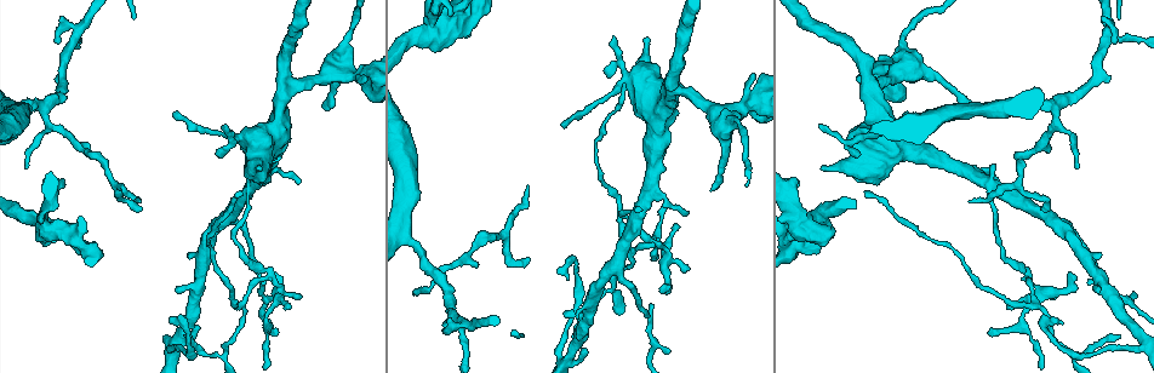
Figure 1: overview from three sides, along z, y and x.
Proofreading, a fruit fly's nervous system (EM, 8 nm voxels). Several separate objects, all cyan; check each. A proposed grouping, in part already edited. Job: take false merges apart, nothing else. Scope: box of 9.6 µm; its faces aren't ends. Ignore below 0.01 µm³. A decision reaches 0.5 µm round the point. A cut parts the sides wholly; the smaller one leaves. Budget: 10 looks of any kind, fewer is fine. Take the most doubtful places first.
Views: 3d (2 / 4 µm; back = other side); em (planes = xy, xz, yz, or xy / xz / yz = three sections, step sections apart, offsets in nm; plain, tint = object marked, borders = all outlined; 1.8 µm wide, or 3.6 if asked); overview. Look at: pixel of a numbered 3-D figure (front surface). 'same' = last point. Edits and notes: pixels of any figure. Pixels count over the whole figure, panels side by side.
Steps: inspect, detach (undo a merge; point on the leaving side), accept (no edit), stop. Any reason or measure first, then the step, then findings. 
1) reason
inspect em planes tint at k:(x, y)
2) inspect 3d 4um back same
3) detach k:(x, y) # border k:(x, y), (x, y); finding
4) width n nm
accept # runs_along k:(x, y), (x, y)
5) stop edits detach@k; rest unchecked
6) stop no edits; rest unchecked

looks like a crossing
inspect em planes tint at 1:(45, 228)

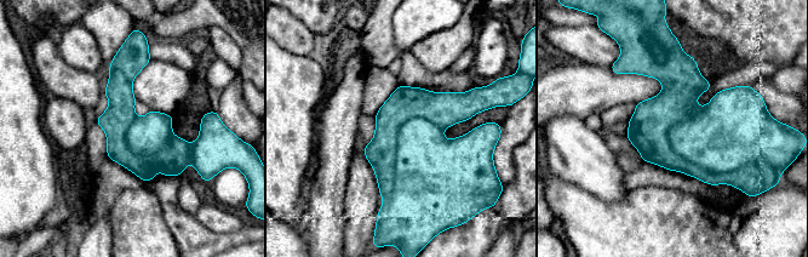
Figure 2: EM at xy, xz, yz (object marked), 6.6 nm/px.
detach 2:(666, 158) # a second neuron is stuck on

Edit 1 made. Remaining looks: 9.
three-way junction
inspect em xy step 8 tint at 1:(678, 89)

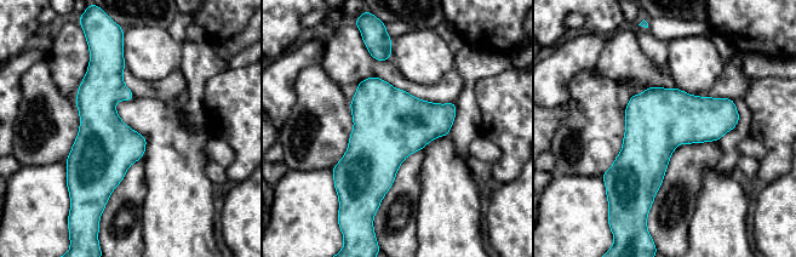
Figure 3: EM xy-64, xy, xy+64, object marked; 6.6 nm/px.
another direction
inspect em planes tint same

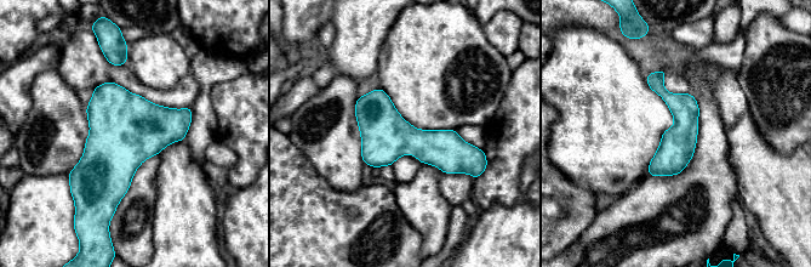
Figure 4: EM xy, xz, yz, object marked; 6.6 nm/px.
accept # runs_along 4:(359, 103), (395, 137), (475, 152); all the same neuron

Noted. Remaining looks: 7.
thin arm on a thick one
inspect 3d 4um at 1:(617, 89)

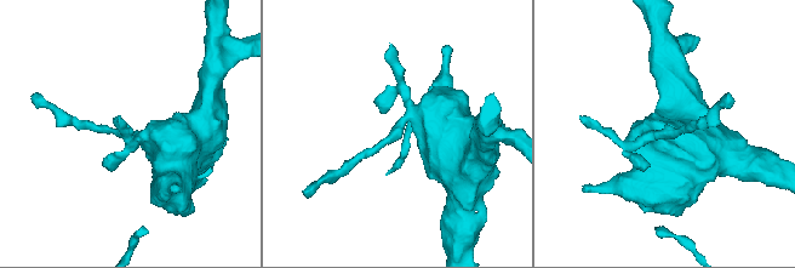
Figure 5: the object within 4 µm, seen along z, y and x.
arms 4
inspect em 3.6um xz step 4 plain at 5:(400, 131)

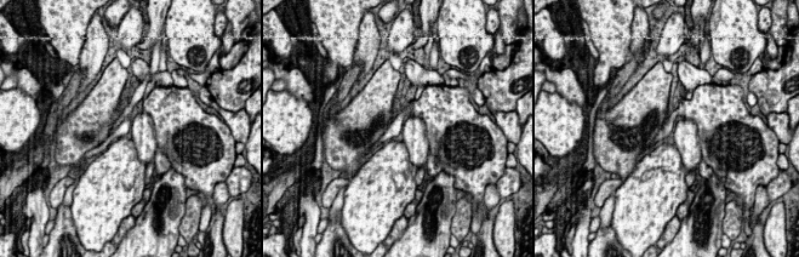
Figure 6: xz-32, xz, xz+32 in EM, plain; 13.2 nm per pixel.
with the object marked
inspect em 3.6um xz step 4 tint same

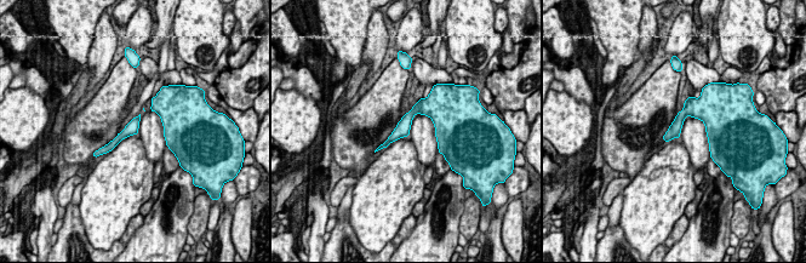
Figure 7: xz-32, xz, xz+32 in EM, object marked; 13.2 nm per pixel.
accept # runs_along 7:(441, 126), (416, 110), (392, 138); continuous, no second neuron

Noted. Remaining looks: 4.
stop edits detach@2; rest unchecked

